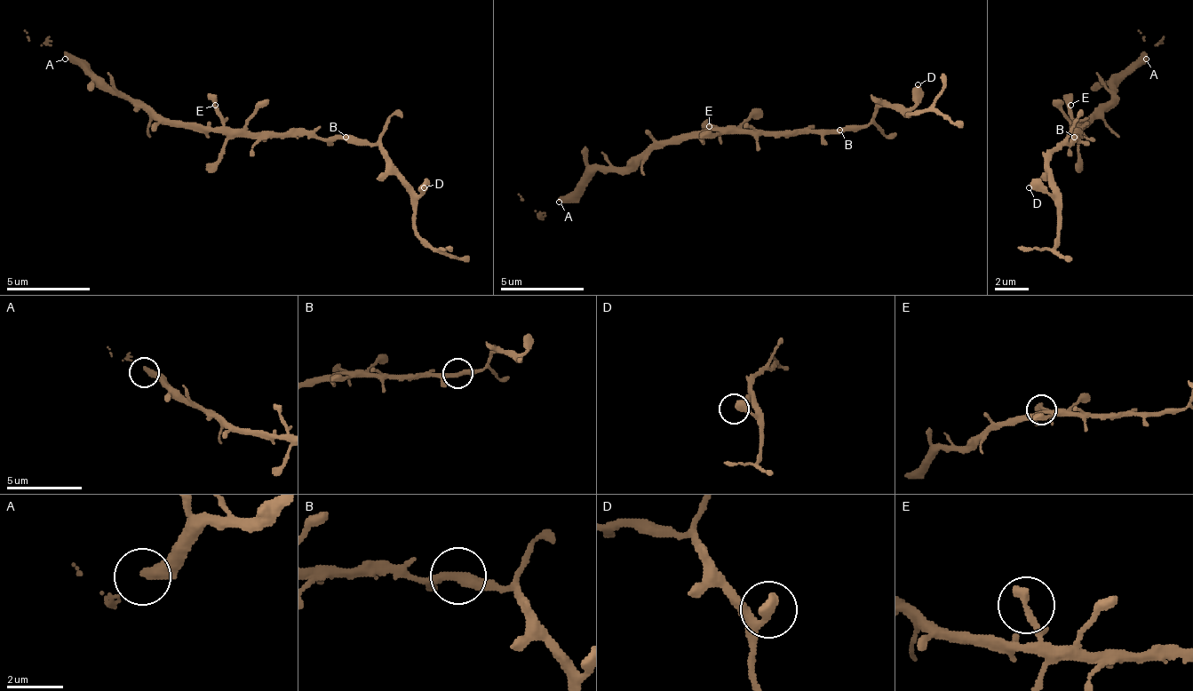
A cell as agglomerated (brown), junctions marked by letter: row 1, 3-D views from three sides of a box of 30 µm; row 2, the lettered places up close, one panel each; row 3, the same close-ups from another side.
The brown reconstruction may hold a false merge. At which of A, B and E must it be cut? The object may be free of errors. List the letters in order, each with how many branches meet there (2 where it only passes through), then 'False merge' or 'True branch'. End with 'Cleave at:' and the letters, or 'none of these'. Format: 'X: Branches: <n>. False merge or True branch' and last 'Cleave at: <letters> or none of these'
A: Branches: 2. True branch
B: Branches: 2. True branch
E: Branches: 2. True branch
Cleave at: none of these

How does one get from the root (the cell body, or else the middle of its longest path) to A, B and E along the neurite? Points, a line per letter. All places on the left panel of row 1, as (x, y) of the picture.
A: (249, 133), (215, 133), (211, 130), (186, 130), (157, 121), (128, 96), (103, 91), (65, 59)
B: (249, 133), (315, 133), (320, 138), (345, 138)
E: (249, 133), (236, 133), (224, 121), (215, 105)

